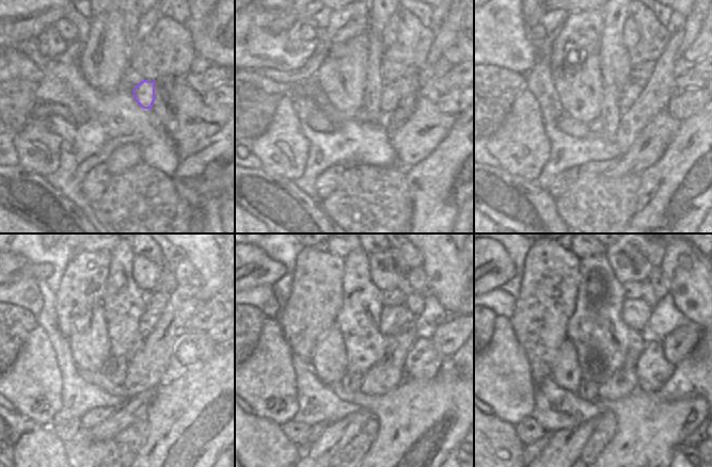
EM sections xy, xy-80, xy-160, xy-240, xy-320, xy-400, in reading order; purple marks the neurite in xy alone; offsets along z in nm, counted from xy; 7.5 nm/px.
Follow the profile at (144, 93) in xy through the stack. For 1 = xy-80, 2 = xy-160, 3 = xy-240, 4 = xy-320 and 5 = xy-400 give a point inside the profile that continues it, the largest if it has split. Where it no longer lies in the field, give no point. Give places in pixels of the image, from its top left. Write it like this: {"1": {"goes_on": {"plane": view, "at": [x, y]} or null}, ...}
{"1": {"goes_on": {"plane": "xy-80", "at": [389, 102]}}, "2": {"goes_on": {"plane": "xy-160", "at": [634, 86]}}, "3": {"goes_on": {"plane": "xy-240", "at": [148, 319]}}, "4": {"goes_on": {"plane": "xy-320", "at": [394, 318]}}, "5": {"goes_on": {"plane": "xy-400", "at": [636, 312]}}}

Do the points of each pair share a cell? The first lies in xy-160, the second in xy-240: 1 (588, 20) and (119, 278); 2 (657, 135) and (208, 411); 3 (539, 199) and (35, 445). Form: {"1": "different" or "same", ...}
{"1": "different", "2": "different", "3": "same"}

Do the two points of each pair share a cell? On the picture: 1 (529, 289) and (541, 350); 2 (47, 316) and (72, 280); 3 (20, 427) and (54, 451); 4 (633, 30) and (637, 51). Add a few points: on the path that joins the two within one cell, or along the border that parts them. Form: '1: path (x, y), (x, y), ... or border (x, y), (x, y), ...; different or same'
1: path (532, 304), (532, 321), (540, 329), (540, 335); same
2: border (53, 294), (56, 322), (60, 331); different
3: path (29, 427), (33, 428), (46, 443); same
4: border (634, 18), (638, 27), (638, 41), (629, 49); different

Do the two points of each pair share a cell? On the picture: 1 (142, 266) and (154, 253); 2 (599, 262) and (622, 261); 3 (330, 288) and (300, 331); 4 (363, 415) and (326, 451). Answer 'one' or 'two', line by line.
1: two
2: two
3: one
4: one

